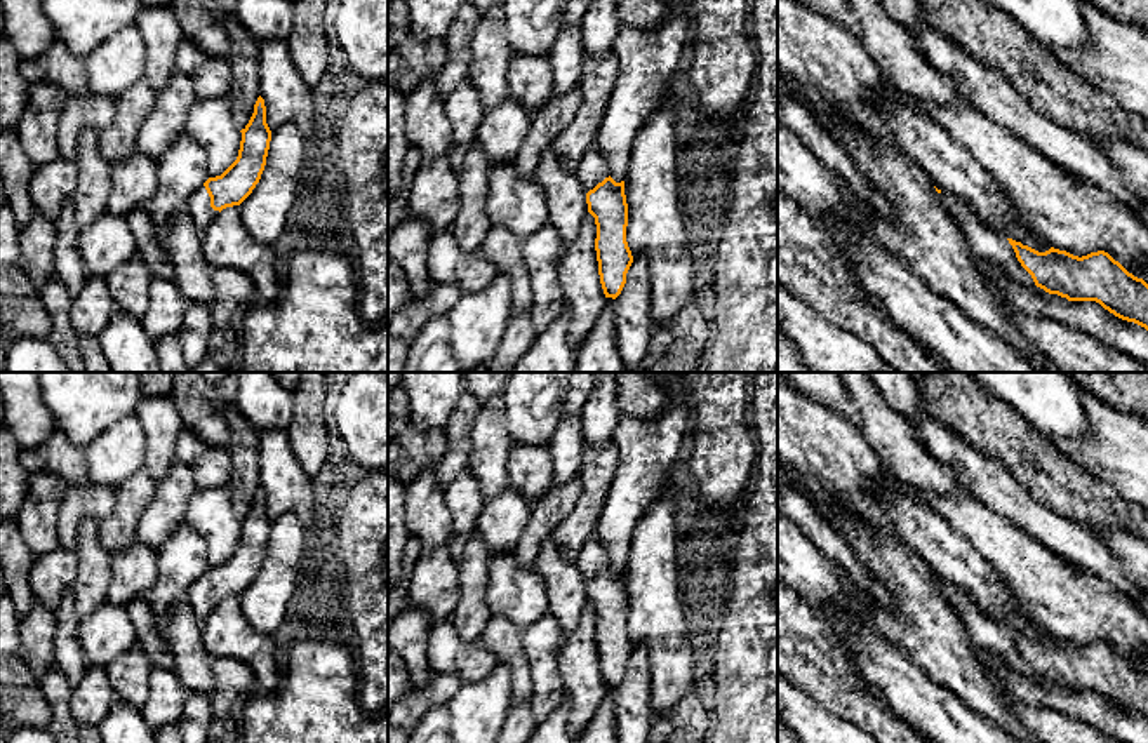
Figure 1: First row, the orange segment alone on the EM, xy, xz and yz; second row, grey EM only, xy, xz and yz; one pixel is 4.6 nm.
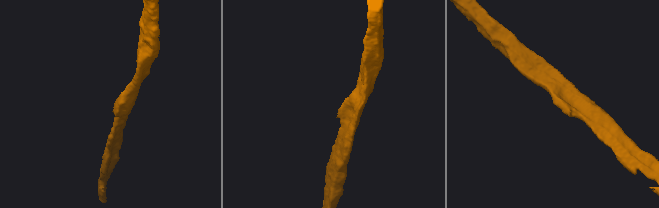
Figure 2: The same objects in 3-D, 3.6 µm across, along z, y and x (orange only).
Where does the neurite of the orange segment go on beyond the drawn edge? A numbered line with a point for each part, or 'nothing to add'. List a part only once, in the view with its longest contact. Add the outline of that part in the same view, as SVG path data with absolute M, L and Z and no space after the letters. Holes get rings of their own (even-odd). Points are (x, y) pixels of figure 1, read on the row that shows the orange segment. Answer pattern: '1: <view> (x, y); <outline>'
1: yz (987, 244); M941 191L941 202L976 258L1002 268L1014 282L1025 287L1037 287L1031 275L1018 261L1005 237L984 224L962 198Z

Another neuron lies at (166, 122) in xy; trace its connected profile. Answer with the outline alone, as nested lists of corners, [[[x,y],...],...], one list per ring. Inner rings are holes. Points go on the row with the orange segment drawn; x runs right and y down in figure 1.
[[[174,73],[167,85],[158,90],[157,103],[139,129],[136,150],[158,160],[184,134],[186,117],[197,99],[191,80]]]

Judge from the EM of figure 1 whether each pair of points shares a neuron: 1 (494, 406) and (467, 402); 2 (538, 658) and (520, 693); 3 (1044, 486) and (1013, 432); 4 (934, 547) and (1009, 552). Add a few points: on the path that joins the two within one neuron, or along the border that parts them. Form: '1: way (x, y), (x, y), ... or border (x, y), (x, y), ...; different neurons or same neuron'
1: border (480, 406), (475, 416), (472, 446); different neurons
2: border (520, 635), (529, 665), (531, 698); different neurons
3: way (1030, 472), (1018, 465), (1018, 446); same neuron
4: border (947, 521), (1002, 580); different neurons

